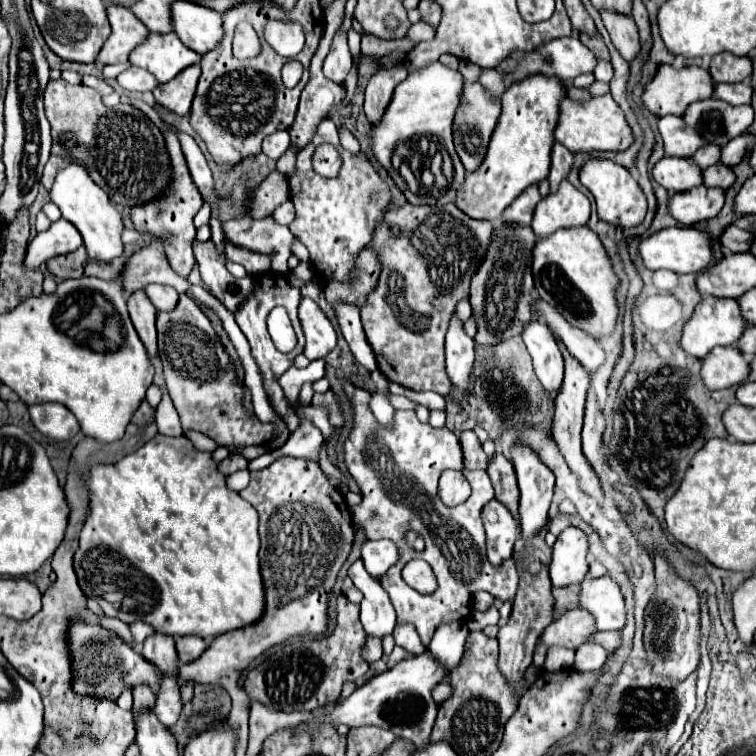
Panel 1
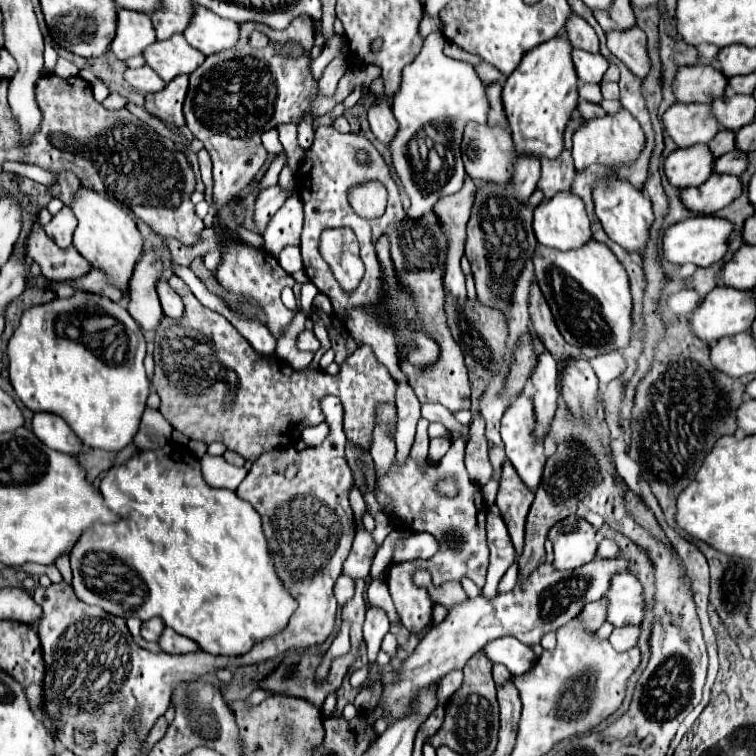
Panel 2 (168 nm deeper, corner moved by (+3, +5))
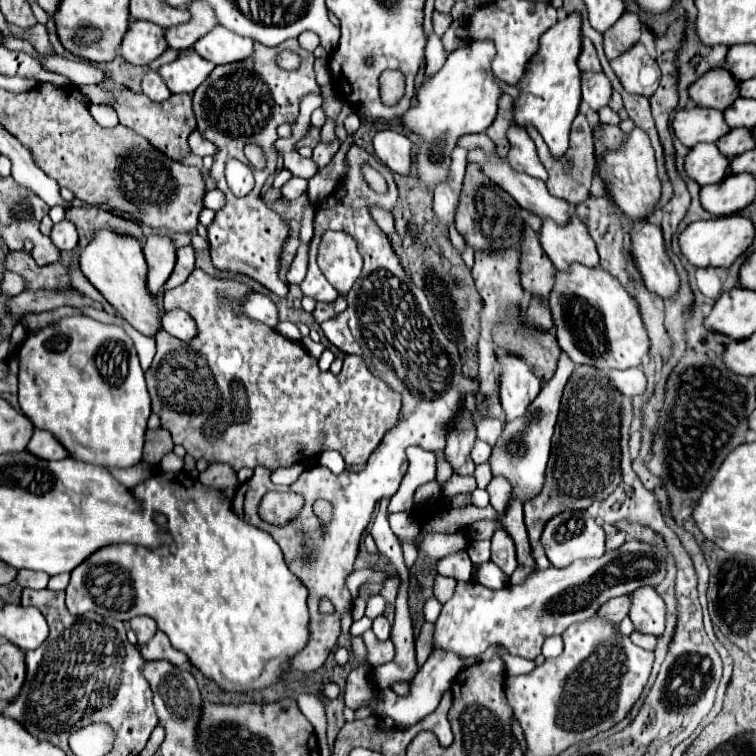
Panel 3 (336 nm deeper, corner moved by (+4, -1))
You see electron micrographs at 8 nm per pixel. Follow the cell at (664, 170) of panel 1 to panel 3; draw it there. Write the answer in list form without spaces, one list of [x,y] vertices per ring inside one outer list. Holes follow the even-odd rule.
[[[697,144],[685,156],[685,174],[699,186],[717,184],[727,176],[729,160],[721,156],[715,144]]]

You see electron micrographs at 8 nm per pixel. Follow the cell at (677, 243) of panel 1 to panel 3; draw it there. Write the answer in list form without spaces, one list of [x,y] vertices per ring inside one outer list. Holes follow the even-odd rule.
[[[725,216],[725,218],[711,218],[703,222],[693,222],[689,224],[681,234],[679,234],[679,248],[681,254],[697,268],[727,268],[735,262],[737,256],[741,256],[749,244],[753,242],[755,228],[749,218],[745,216]]]

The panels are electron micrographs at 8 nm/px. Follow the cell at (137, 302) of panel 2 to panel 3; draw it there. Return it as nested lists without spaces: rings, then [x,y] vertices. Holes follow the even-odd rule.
[[[147,236],[143,244],[143,254],[149,266],[147,288],[157,296],[173,272],[175,266],[175,246],[167,236]]]

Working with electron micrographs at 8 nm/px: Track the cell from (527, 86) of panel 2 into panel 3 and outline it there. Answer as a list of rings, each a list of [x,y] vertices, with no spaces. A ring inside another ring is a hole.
[[[569,14],[559,20],[541,36],[541,46],[527,64],[519,88],[519,98],[515,98],[513,120],[517,126],[535,126],[543,140],[547,142],[551,156],[557,160],[569,148],[571,124],[579,112],[581,104],[581,70],[577,68],[577,56],[581,52],[581,18],[579,14]]]

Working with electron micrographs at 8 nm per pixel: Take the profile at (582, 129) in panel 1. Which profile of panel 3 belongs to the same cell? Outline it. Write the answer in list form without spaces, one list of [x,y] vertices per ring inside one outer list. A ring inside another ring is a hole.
[[[635,128],[629,132],[621,146],[615,150],[601,150],[595,154],[597,164],[595,164],[595,178],[603,186],[603,192],[609,200],[613,200],[627,216],[631,218],[647,218],[657,204],[661,196],[661,182],[657,178],[657,166],[655,166],[655,154],[649,142],[649,136],[641,130]]]

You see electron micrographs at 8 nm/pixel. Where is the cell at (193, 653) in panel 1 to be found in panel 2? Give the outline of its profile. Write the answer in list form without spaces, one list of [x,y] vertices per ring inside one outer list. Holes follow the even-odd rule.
[[[166,628],[158,640],[160,648],[166,652],[166,654],[188,654],[188,652],[196,652],[198,650],[198,644],[176,634],[172,628]]]

